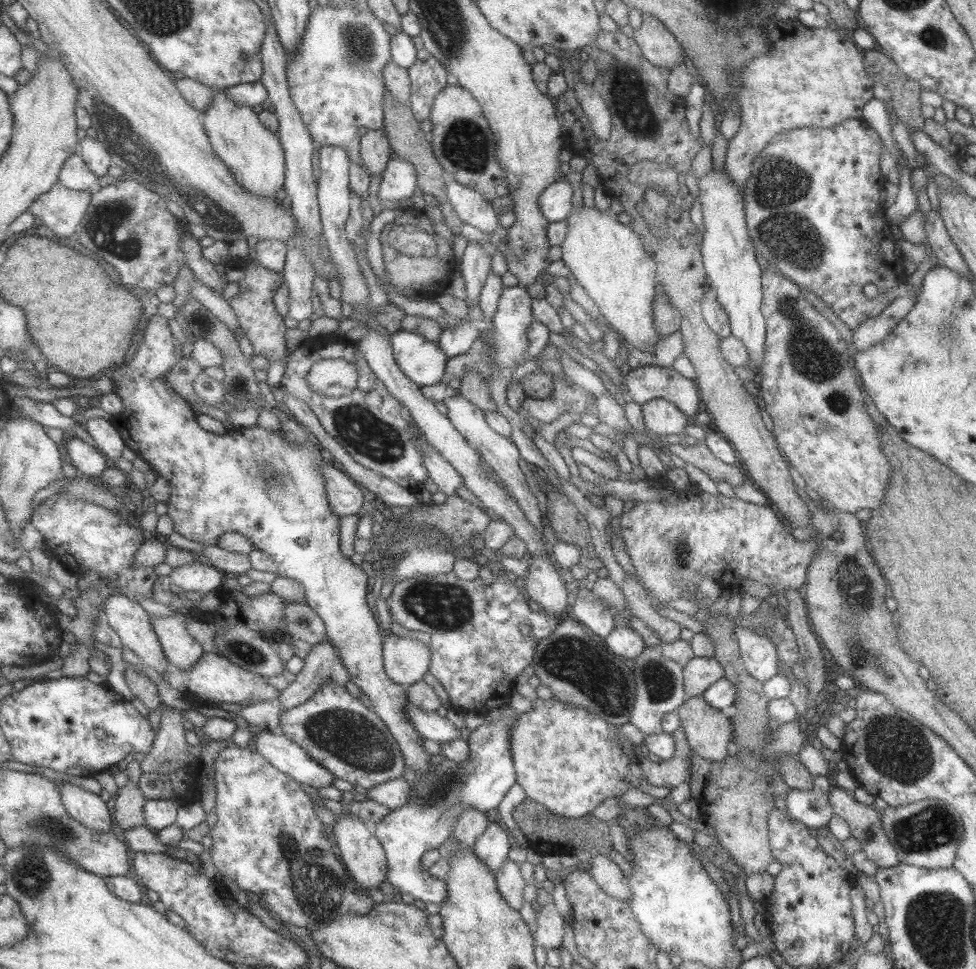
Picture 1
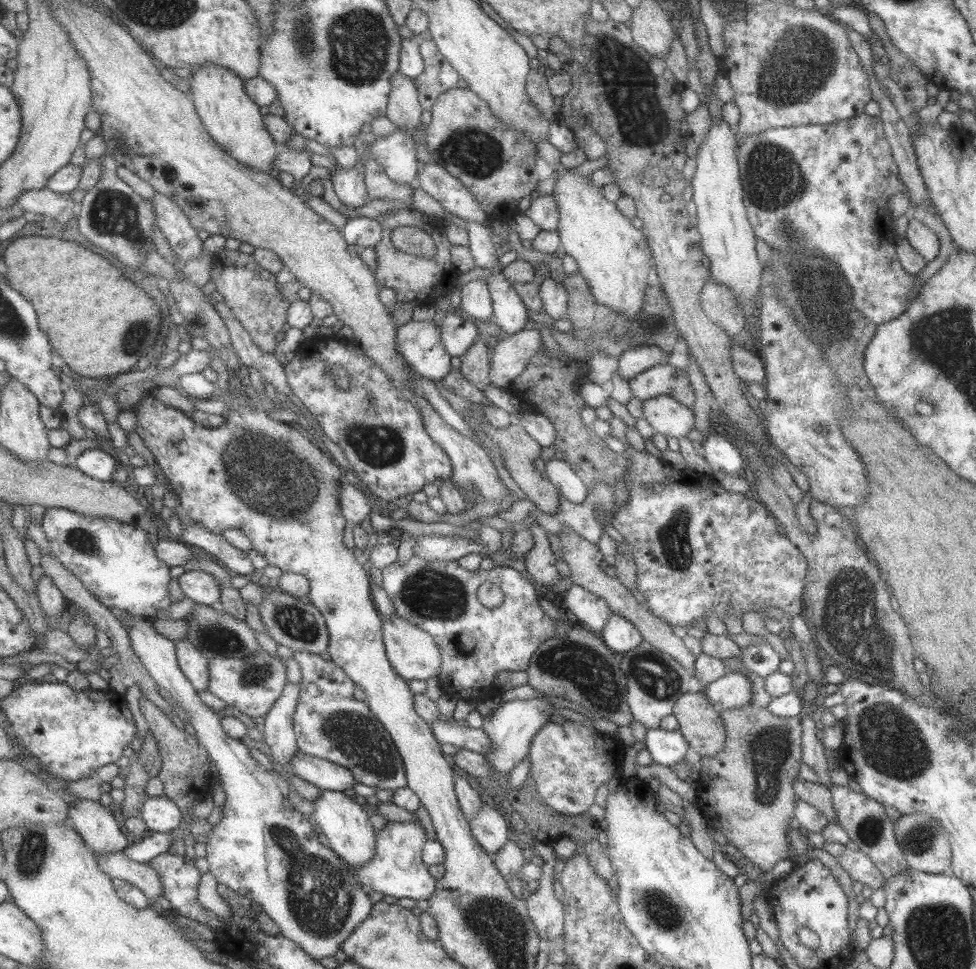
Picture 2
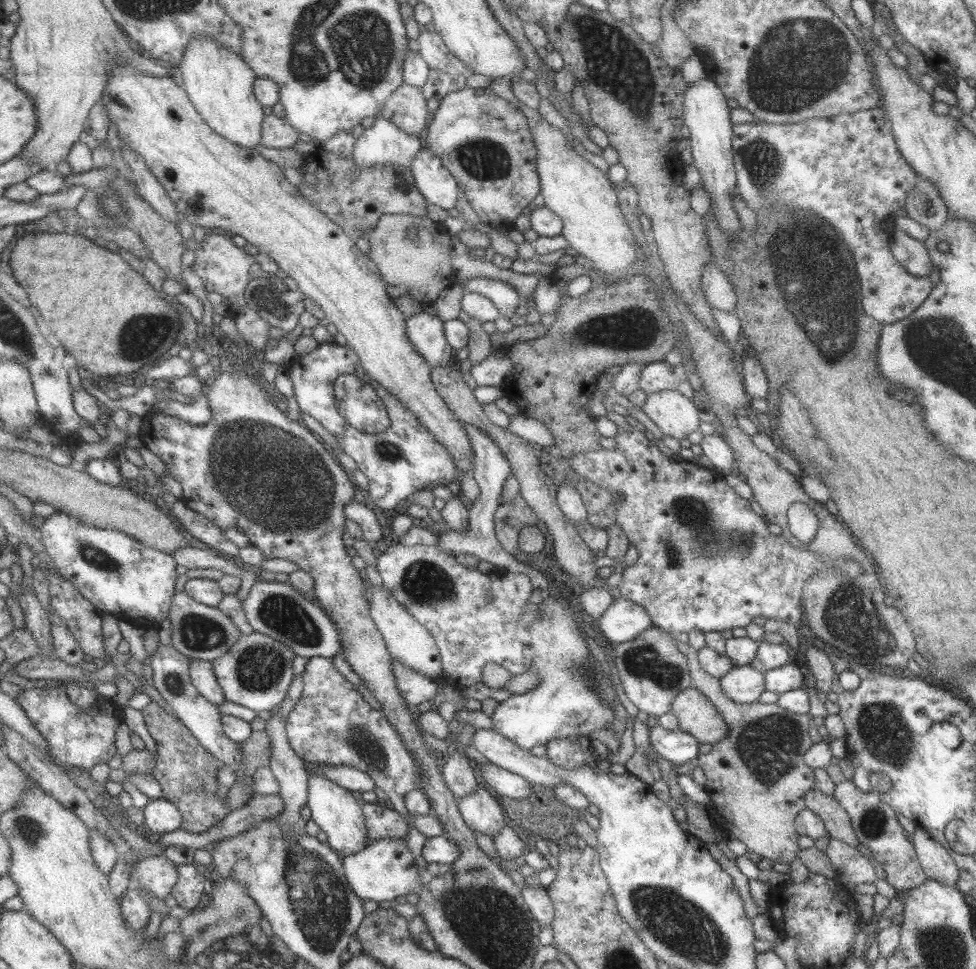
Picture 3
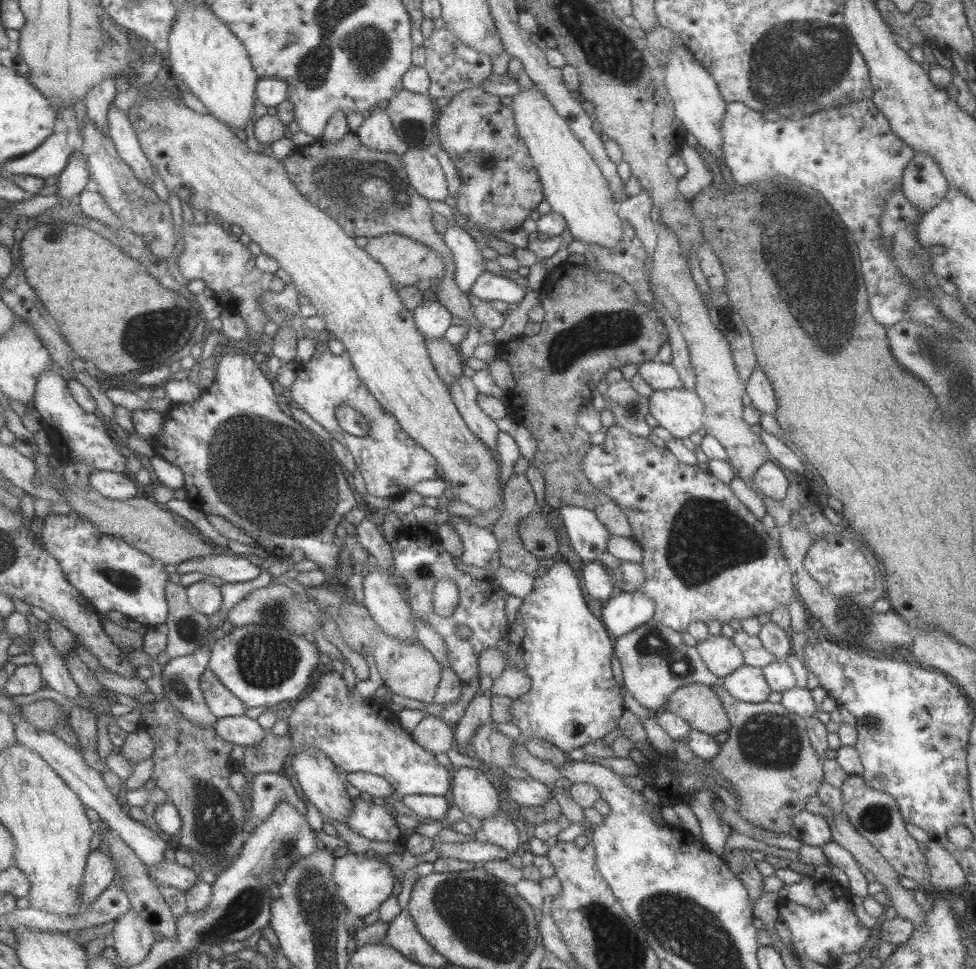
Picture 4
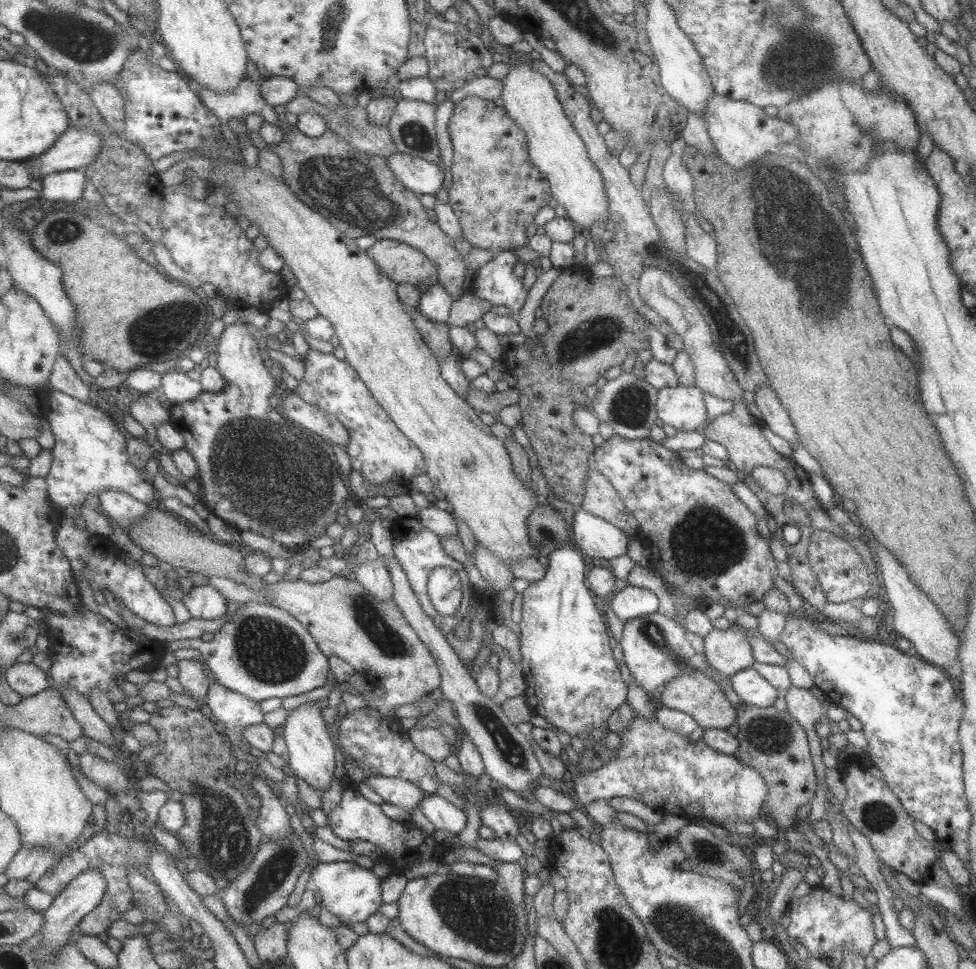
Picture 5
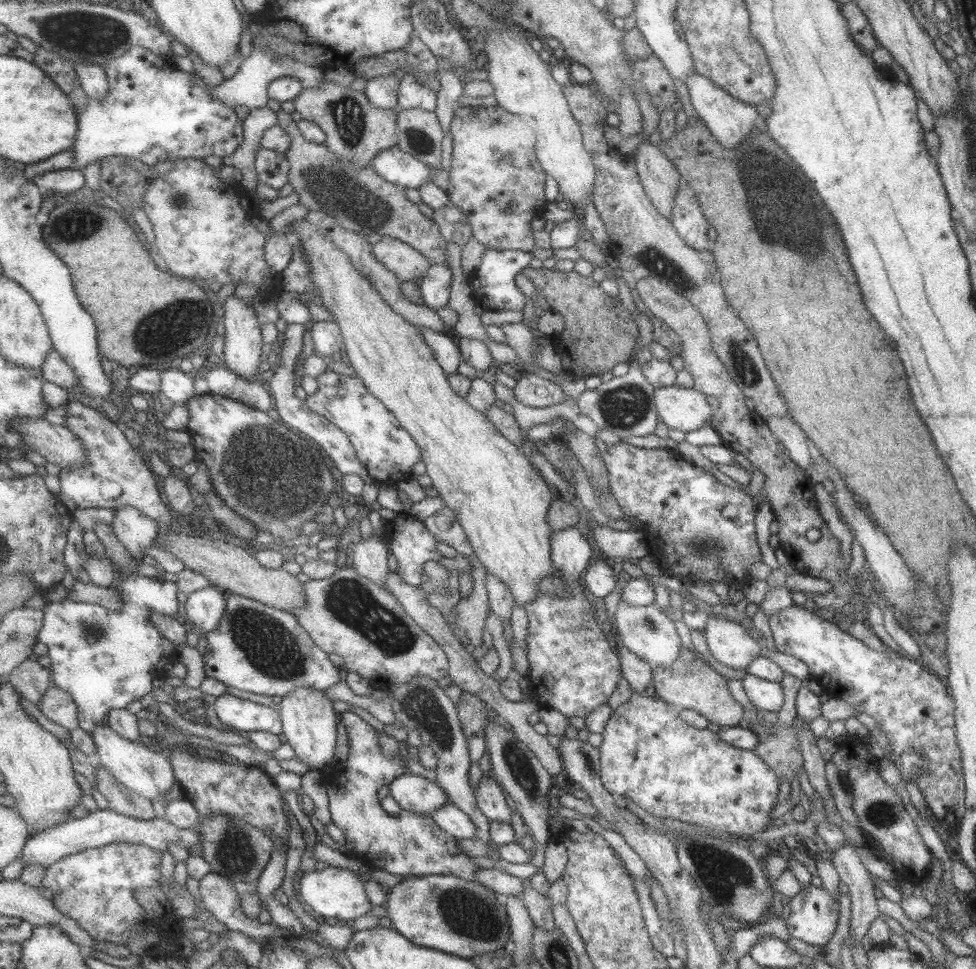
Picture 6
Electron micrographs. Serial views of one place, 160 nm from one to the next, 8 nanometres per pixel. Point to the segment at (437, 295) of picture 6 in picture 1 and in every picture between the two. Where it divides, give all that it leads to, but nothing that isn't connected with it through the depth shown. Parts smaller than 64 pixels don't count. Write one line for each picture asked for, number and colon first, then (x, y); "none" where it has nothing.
1: (423, 363)
2: (419, 344)
3: (425, 332)
4: (431, 319)
5: (434, 304)

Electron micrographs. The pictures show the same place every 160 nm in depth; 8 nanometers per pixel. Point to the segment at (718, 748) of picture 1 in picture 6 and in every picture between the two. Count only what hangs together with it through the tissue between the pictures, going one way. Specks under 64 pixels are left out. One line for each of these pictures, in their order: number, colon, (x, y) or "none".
2: (699, 721)
3: (696, 716)
4: (696, 704)
5: (693, 693)
6: (689, 684)

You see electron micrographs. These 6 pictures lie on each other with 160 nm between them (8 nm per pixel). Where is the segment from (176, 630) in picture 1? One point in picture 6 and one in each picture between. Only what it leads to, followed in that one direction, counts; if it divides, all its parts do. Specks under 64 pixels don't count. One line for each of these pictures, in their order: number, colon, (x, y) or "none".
2: (195, 665)
3: (204, 676)
4: (223, 702)
5: (237, 711)
6: (241, 714)

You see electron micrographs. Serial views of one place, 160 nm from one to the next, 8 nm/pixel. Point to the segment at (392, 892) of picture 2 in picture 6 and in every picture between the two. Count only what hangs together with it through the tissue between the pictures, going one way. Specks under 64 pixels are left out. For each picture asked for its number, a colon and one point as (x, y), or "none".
3: (385, 869)
4: (363, 883)
5: (350, 892)
6: (337, 892)

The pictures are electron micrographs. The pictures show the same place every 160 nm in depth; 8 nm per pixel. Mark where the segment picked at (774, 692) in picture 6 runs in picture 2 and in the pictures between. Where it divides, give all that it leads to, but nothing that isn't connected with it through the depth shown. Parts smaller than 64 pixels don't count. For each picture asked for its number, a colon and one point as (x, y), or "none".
2: (732, 690)
3: (742, 684)
4: (746, 683)
5: (747, 684)

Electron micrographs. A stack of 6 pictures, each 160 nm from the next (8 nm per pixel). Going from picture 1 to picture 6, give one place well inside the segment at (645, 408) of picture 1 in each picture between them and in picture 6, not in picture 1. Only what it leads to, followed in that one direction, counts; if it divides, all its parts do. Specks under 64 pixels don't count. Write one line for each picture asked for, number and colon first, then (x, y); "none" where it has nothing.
2: (664, 414)
3: (675, 415)
4: (680, 411)
5: (682, 407)
6: (685, 409)

